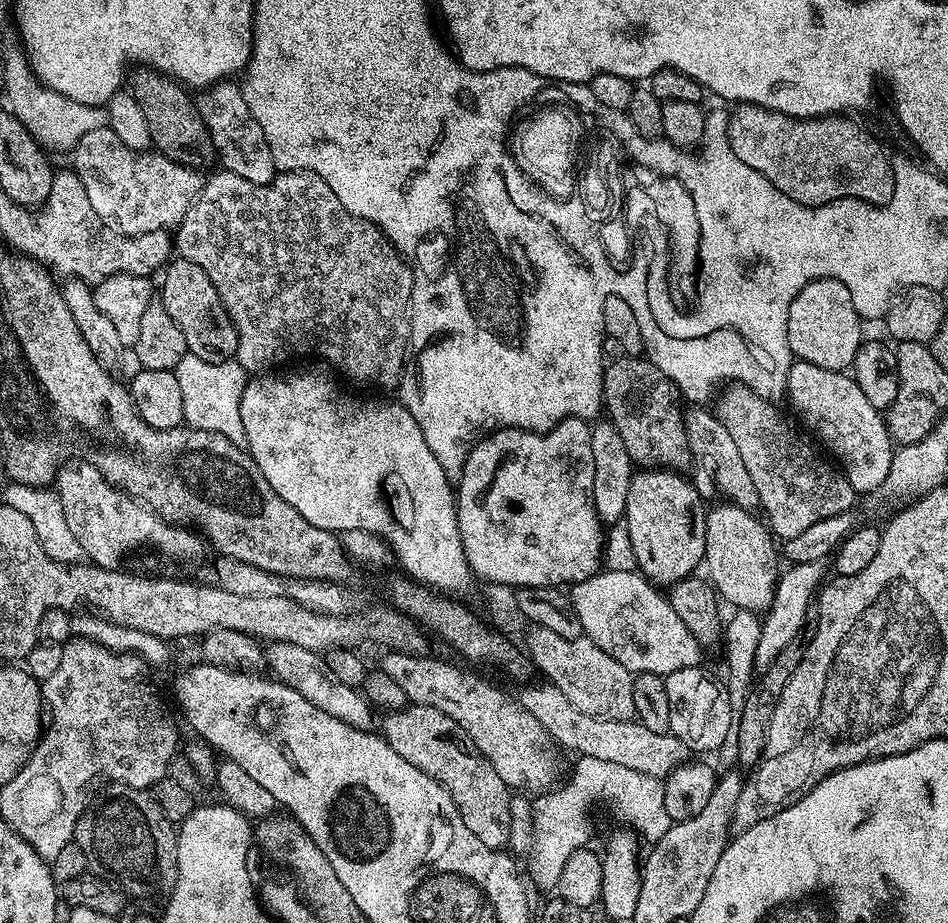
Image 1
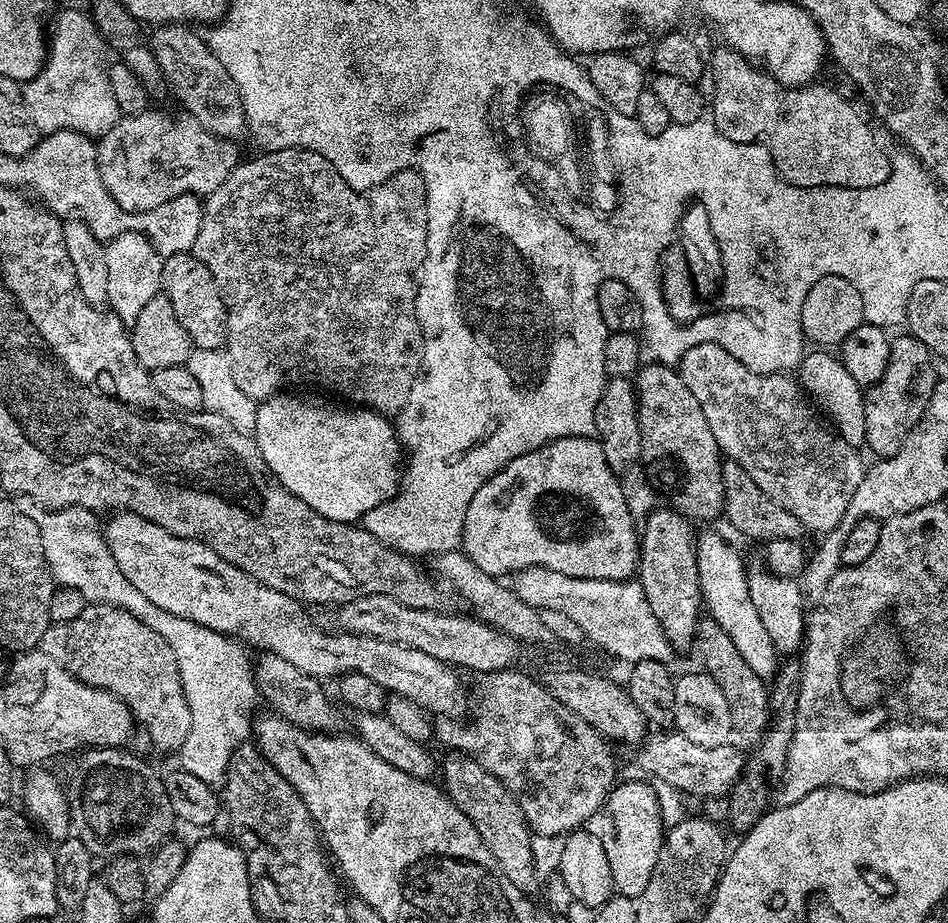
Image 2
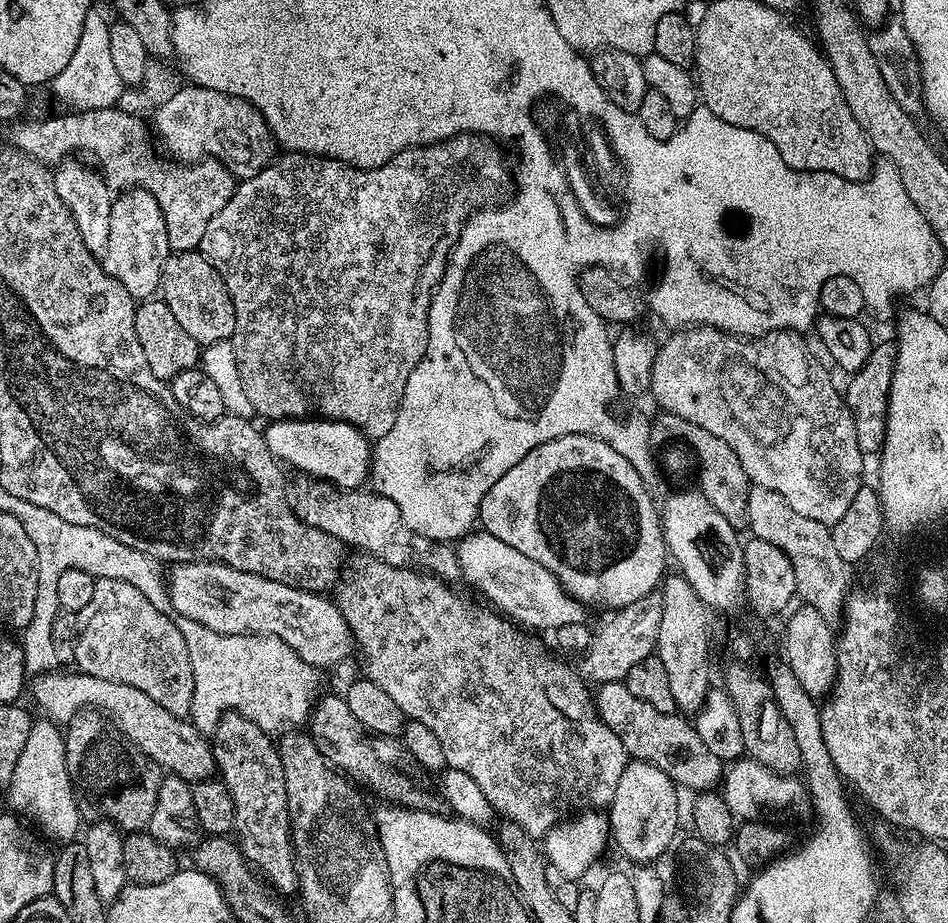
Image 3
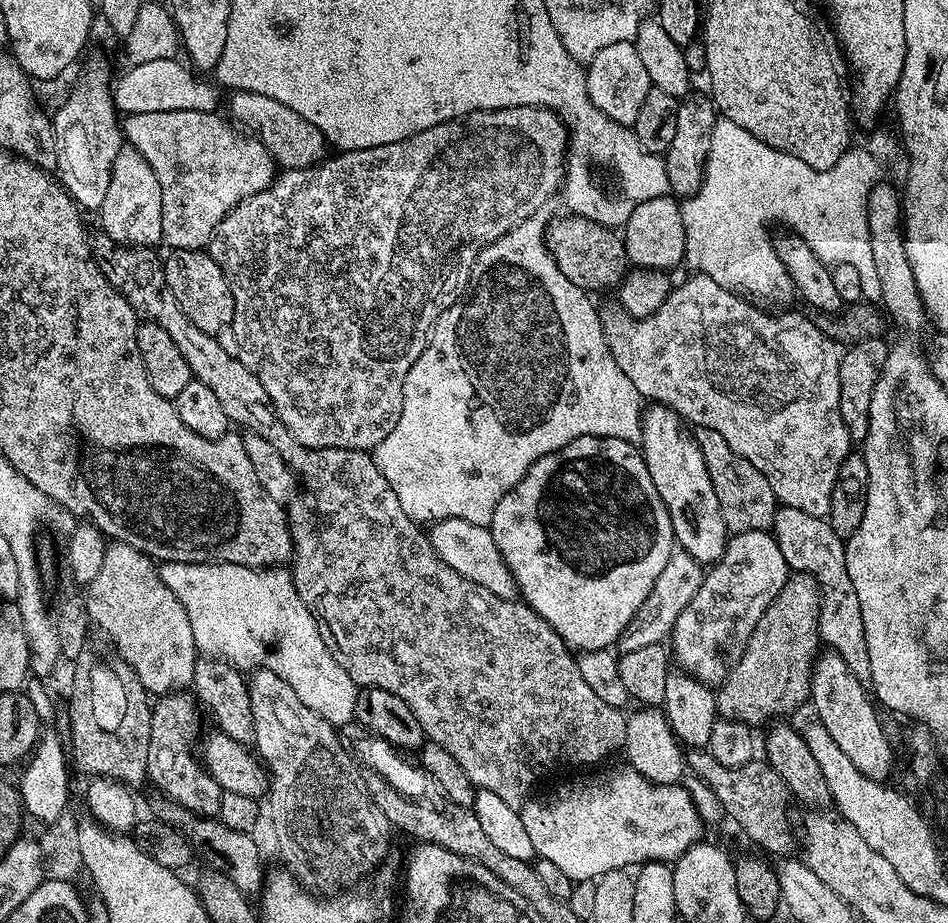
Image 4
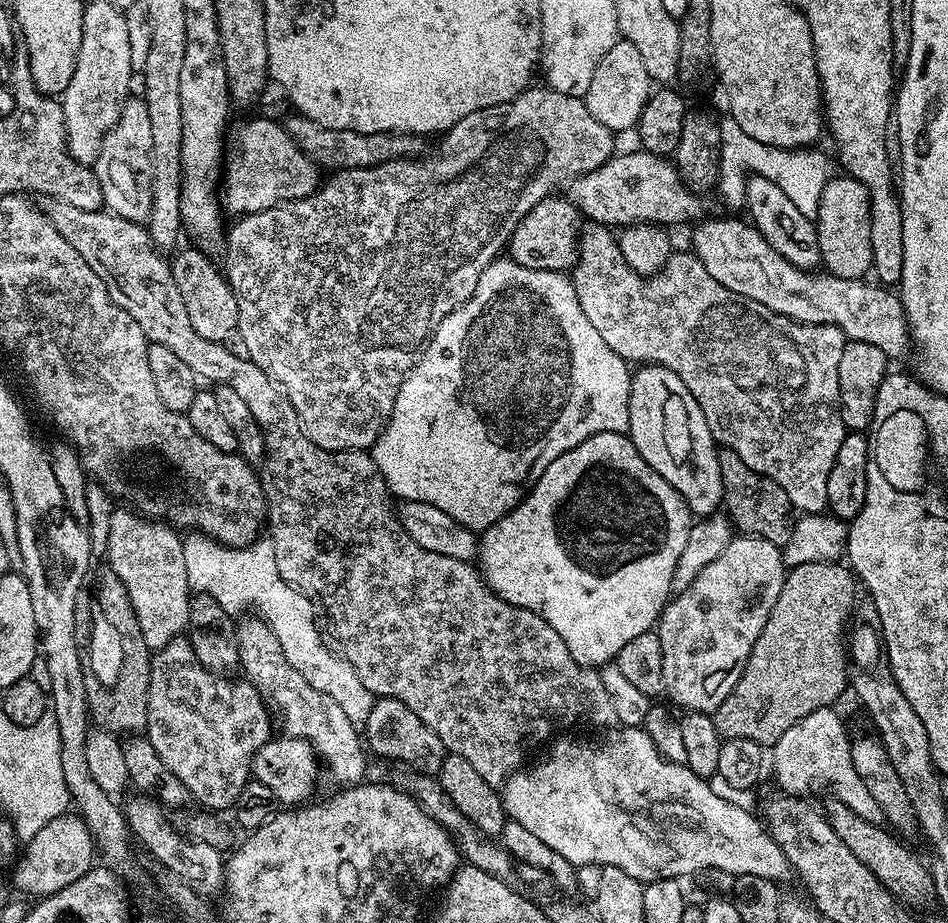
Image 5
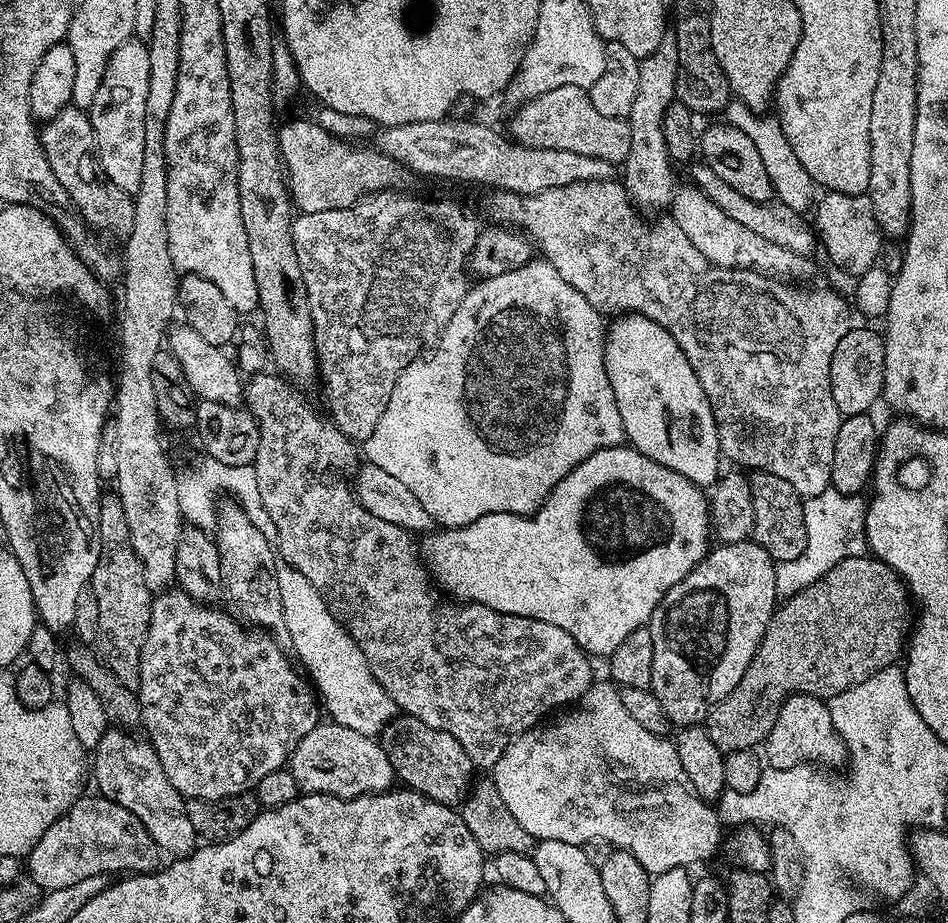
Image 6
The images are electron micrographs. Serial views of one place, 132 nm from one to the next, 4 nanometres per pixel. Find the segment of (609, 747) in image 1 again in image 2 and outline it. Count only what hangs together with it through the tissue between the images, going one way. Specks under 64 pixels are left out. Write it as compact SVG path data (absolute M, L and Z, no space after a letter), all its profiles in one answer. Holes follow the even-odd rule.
M660 730L655 734L657 736L649 735L639 745L638 751L640 753L636 756L641 770L649 772L652 775L651 779L653 781L661 780L662 782L670 782L670 786L674 786L688 798L691 798L691 796L721 796L721 798L724 798L731 793L732 788L740 780L740 774L744 771L746 756L743 756L735 748L735 743L729 742L722 746L711 746L707 749L706 746L698 746L697 743L690 742L688 738L684 737L677 730Z

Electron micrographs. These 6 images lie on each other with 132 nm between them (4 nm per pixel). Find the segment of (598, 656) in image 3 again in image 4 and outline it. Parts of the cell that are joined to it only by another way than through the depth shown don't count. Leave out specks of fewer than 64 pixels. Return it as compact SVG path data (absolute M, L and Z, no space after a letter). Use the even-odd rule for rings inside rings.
M673 550L670 558L666 558L666 566L662 566L662 574L658 574L658 582L654 582L654 590L650 590L646 602L642 602L638 614L628 623L628 629L620 637L619 651L643 650L645 646L664 644L672 635L672 627L678 614L682 614L682 610L690 606L690 598L698 594L705 571L705 565L700 564L691 553Z

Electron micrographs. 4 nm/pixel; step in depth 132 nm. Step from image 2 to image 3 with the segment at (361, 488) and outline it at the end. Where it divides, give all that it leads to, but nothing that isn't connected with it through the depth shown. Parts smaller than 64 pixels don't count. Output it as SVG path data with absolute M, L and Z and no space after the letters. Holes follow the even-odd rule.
M301 418L273 420L263 429L264 441L281 465L297 468L297 473L324 480L337 488L358 488L369 479L373 445L368 437L341 420Z

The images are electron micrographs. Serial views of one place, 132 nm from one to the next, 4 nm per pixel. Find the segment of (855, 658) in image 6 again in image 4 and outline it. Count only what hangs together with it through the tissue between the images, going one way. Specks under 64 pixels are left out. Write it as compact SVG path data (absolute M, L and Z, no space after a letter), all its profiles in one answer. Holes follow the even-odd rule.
M804 572L789 575L782 586L778 598L770 602L766 614L758 618L758 626L754 626L754 634L750 634L750 642L746 642L746 650L737 662L724 683L716 692L716 710L725 720L736 720L749 726L756 724L771 725L783 721L791 712L809 703L812 695L812 666L822 648L820 631L818 630L818 614L820 613L820 588L813 576Z

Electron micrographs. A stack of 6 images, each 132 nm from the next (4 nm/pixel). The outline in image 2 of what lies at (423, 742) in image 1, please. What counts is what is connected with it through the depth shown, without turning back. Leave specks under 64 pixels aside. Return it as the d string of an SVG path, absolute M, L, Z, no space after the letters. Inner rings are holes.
M448 754L444 762L442 760L442 774L443 770L442 788L448 799L454 802L454 806L458 806L458 810L462 810L462 814L466 814L466 818L470 818L486 850L490 850L490 854L494 854L494 862L502 866L506 878L510 878L510 882L514 882L518 890L531 893L531 888L538 883L532 853L534 833L529 828L518 802L508 793L506 786L502 786L498 778L494 778L494 774L490 774L470 756Z

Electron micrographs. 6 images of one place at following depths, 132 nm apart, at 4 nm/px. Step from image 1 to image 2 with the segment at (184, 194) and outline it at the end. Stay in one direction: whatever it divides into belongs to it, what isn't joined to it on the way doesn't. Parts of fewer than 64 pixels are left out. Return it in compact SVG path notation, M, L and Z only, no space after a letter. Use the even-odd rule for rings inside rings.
M147 110L140 113L134 113L132 115L121 115L120 121L107 133L99 137L96 144L96 165L100 167L100 177L102 182L106 186L106 190L114 198L114 202L118 202L118 206L124 212L149 212L151 208L157 208L162 206L166 202L170 202L174 198L178 198L182 194L187 192L192 193L193 196L201 198L208 197L211 192L218 190L220 184L226 182L226 178L236 169L236 165L241 163L242 155L235 143L231 140L223 140L218 138L214 134L210 134L205 128L199 124L196 119L187 114L179 114L180 116L171 116L168 112L153 112L153 110Z

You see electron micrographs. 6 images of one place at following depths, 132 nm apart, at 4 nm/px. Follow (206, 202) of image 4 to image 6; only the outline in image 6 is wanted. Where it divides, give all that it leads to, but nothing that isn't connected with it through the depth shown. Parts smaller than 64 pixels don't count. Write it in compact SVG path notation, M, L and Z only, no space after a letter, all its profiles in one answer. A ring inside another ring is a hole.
M312 120L281 123L278 135L290 199L300 212L349 208L375 192L403 189L404 179L410 176L407 168L384 152L372 146L359 148L356 144L347 144Z

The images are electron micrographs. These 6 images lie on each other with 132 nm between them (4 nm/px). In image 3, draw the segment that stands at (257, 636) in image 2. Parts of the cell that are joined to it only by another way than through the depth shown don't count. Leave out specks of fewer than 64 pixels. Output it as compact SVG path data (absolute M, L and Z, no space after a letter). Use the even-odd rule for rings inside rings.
M214 560L171 565L166 572L166 600L177 617L193 620L223 636L273 636L317 670L340 664L354 652L346 618L327 595L307 592Z

